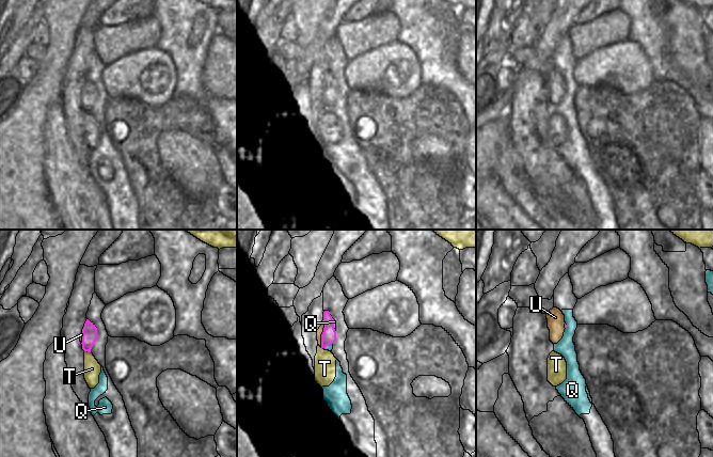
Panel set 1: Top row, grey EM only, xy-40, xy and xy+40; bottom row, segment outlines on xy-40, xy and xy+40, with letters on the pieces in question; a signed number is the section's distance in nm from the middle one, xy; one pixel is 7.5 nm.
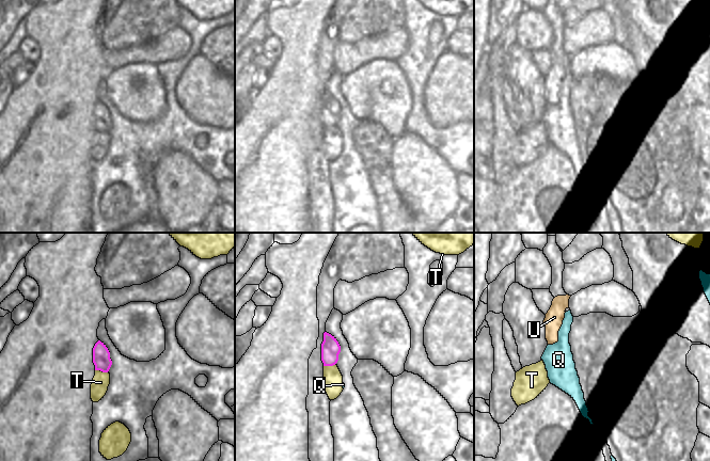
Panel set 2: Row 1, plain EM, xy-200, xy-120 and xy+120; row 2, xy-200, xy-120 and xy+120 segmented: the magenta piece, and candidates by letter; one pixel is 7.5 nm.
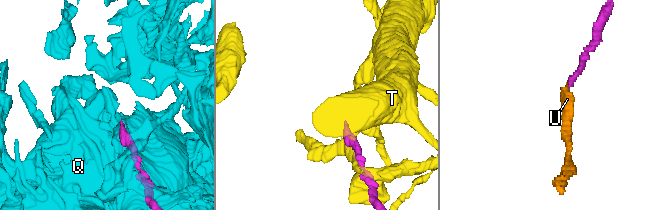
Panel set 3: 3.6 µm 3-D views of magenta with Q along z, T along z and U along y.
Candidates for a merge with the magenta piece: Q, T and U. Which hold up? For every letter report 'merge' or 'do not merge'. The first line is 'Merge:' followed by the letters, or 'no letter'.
Merge: U
Q: do not merge
T: do not merge
U: merge

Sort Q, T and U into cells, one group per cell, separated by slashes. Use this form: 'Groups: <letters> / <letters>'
Groups: Q / T / U.

